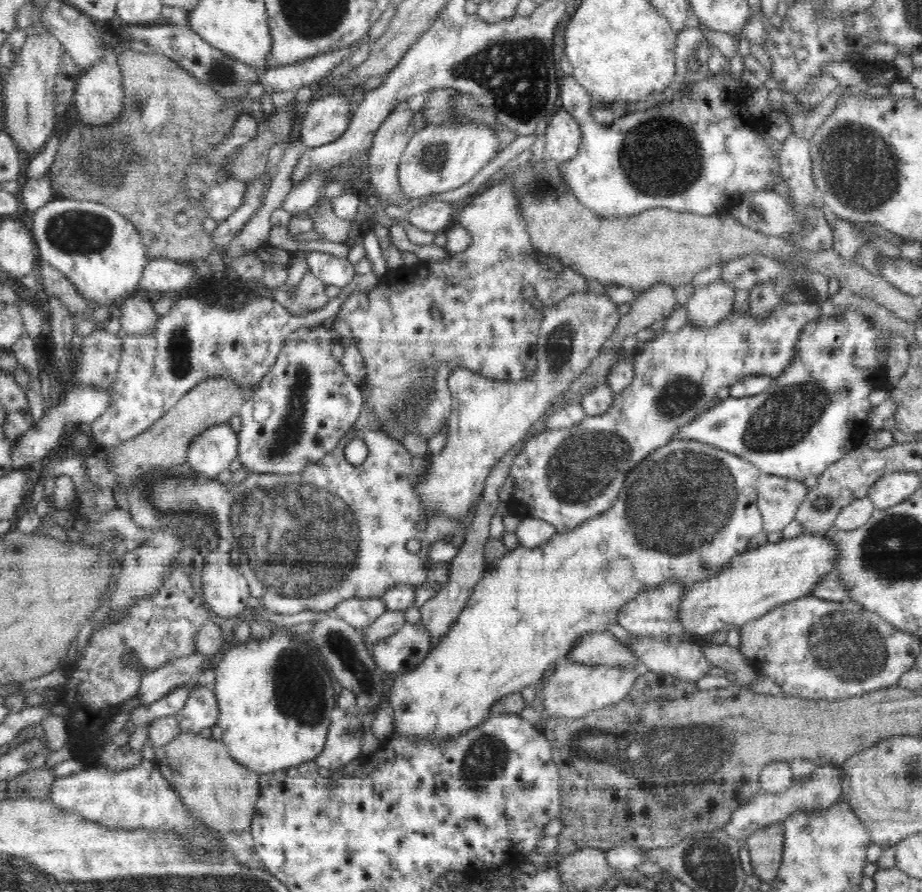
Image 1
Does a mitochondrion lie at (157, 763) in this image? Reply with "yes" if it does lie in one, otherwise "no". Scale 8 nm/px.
no

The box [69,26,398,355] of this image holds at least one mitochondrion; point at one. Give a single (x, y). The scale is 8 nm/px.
(222, 74)

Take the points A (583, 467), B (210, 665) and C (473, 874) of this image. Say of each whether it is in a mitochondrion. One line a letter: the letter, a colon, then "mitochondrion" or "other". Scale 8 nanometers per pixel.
A: mitochondrion
B: other
C: other

